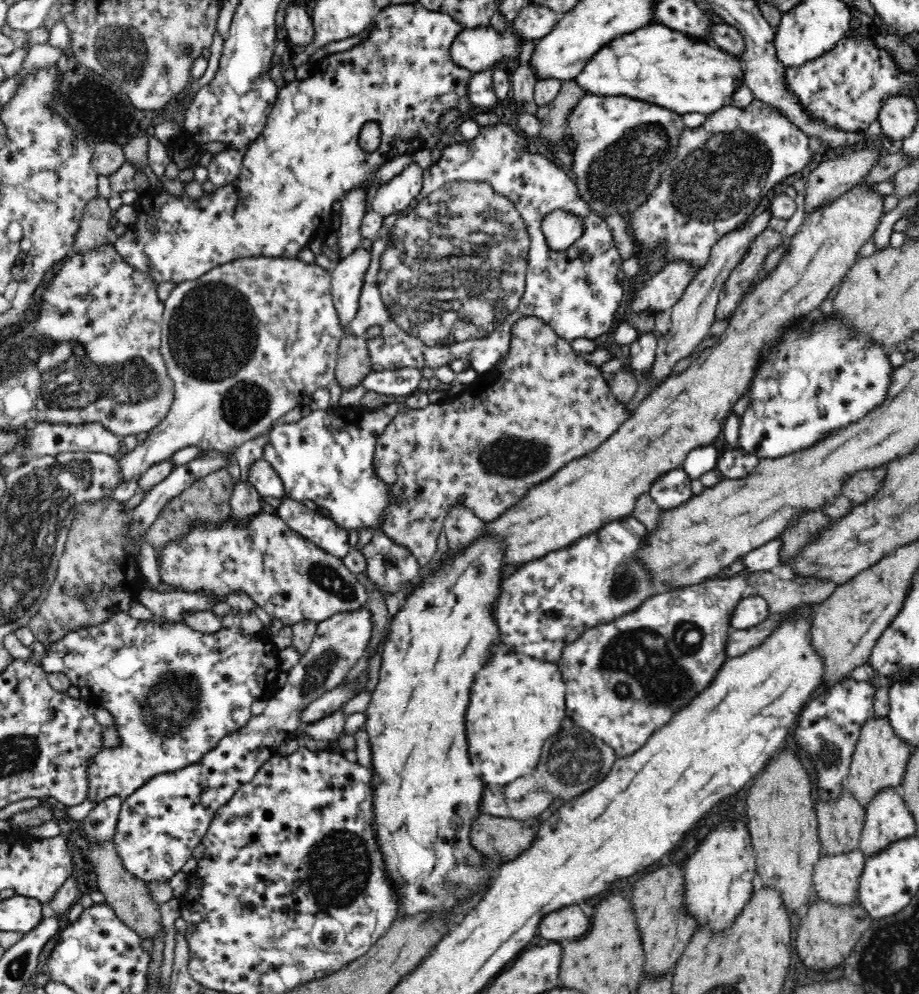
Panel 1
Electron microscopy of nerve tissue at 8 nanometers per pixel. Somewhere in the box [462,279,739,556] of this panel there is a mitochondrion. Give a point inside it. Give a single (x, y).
(508, 456)

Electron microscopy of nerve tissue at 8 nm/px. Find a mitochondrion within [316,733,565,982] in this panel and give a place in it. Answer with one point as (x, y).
(453, 888)

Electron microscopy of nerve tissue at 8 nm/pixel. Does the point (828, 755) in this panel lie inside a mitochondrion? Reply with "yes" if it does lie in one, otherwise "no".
yes

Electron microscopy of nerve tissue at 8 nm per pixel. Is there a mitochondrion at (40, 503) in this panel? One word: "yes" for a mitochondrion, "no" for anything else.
yes

